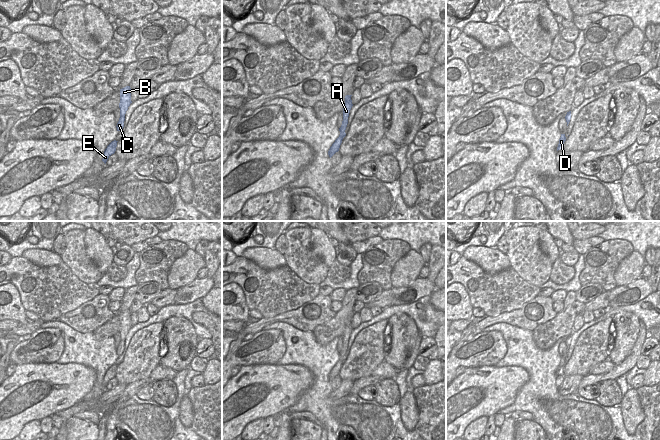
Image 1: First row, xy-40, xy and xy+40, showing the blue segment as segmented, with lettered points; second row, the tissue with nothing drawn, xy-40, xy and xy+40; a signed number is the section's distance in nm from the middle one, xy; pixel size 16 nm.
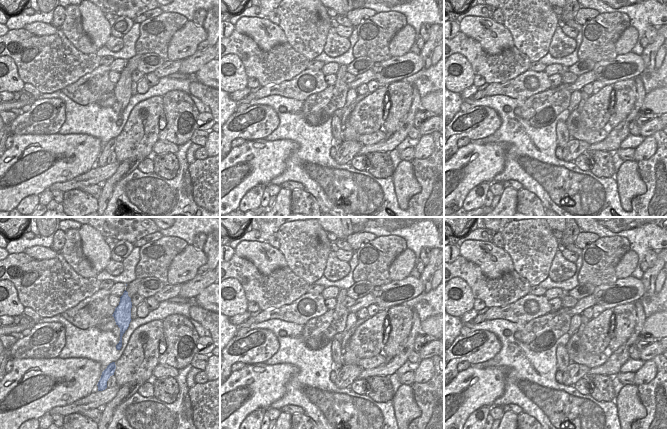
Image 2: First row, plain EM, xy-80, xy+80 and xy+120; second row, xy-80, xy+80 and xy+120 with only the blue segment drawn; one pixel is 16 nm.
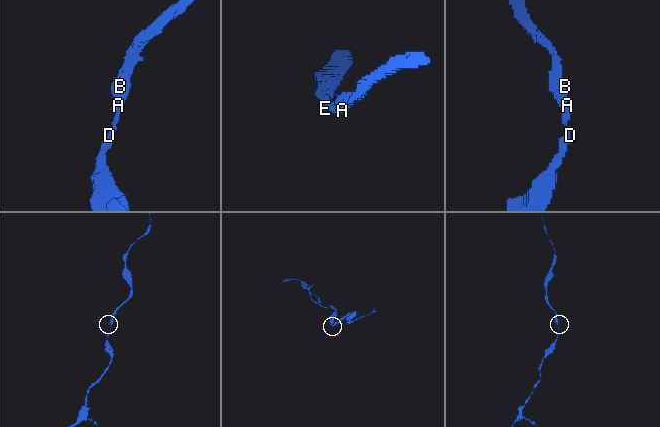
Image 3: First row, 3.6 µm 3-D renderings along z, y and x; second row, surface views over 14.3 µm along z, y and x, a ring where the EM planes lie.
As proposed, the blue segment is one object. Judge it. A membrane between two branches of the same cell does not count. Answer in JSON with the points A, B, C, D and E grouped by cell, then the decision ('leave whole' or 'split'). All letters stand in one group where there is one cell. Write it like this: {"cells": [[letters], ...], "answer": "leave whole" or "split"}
{"cells": [["A", "B", "C", "D", "E"]], "answer": "leave whole"}

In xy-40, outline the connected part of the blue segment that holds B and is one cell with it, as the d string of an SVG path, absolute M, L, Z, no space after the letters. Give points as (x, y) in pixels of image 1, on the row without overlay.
M126 310L126 311L120 313L120 327L119 327L120 342L119 342L119 345L116 350L117 355L121 355L123 353L124 345L125 345L125 338L131 327L132 327L132 325L131 325L130 310Z

